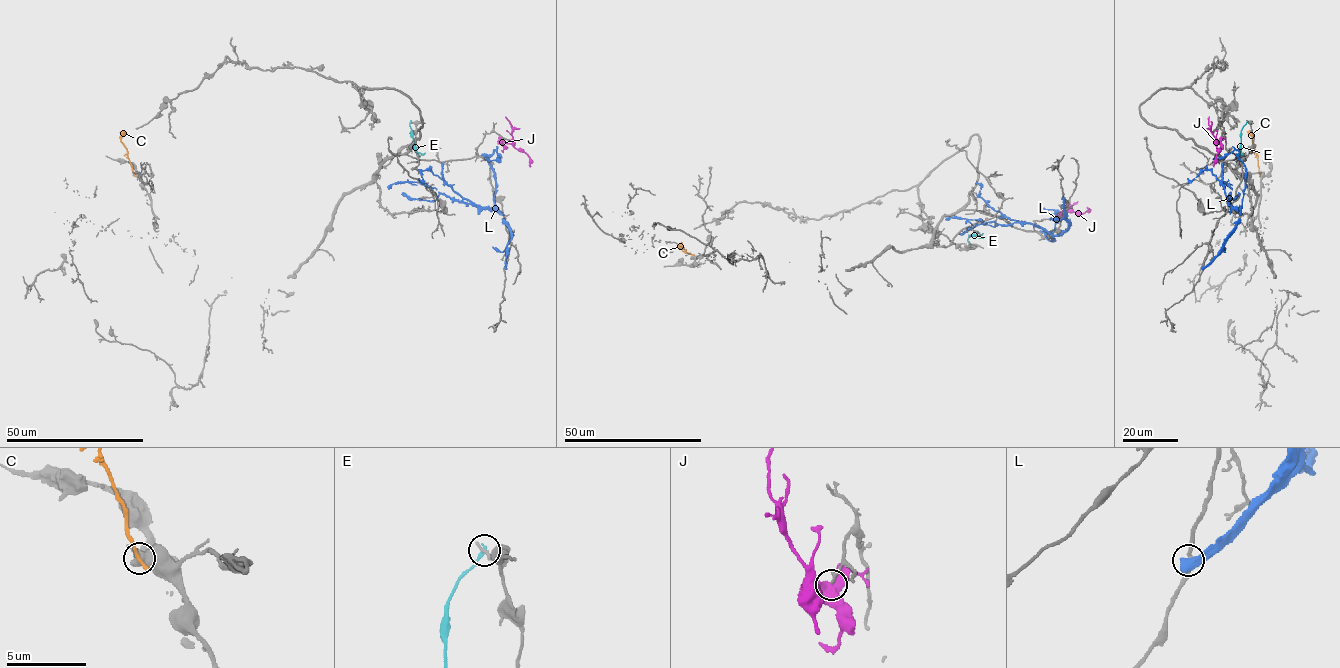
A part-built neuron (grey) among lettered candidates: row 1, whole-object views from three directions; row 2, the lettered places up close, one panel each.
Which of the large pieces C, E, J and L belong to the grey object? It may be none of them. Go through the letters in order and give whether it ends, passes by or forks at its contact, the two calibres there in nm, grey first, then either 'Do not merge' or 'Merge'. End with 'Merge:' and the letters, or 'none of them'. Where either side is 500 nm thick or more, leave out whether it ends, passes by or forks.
C: Thickness 650 nm (grey) against 240 nm. Do not merge
E: It ends there. Thickness 280 nm (grey) against 240 nm. Do not merge
J: Thickness 180 nm (grey) against 600 nm. Do not merge
L: Thickness 260 nm (grey) against 700 nm. Do not merge
Merge: none of them

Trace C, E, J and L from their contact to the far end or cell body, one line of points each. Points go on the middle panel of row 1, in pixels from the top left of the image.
C: (692, 255), (678, 247), (680, 244)
E: (969, 242), (970, 236), (983, 233)
J: (1058, 214), (1063, 211), (1082, 213), (1088, 208)
L: (1063, 198), (1068, 227), (1060, 235), (1052, 235), (1030, 224), (993, 226), (978, 220), (947, 217)

